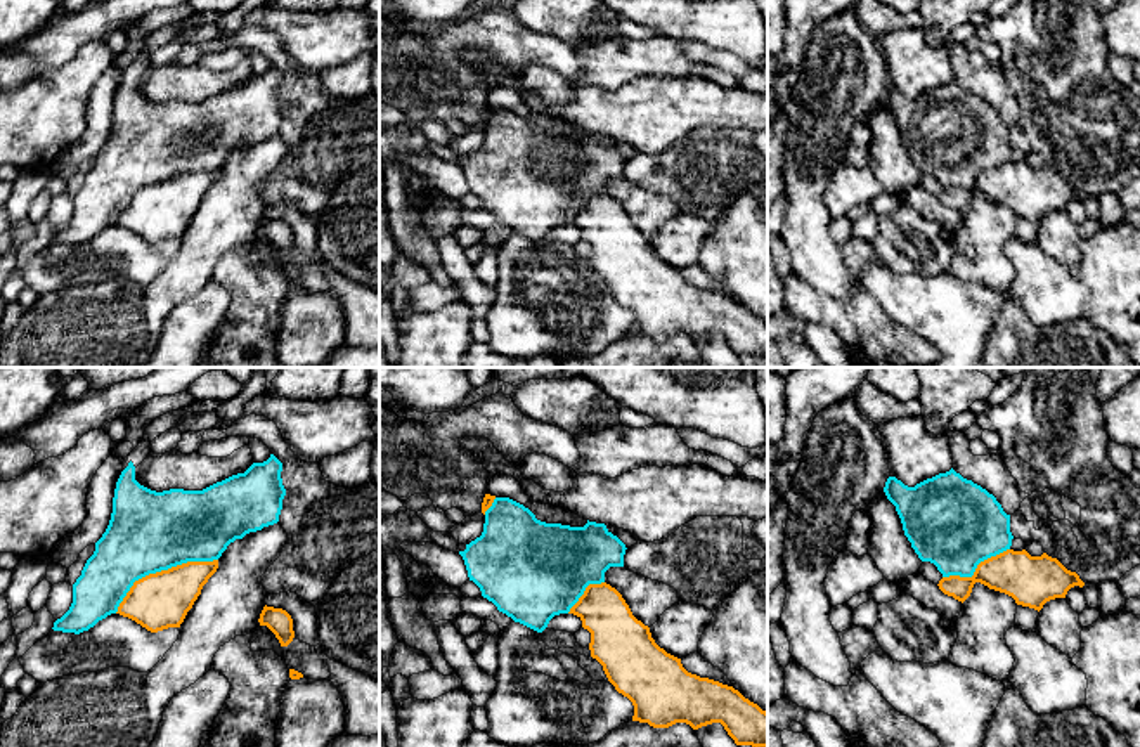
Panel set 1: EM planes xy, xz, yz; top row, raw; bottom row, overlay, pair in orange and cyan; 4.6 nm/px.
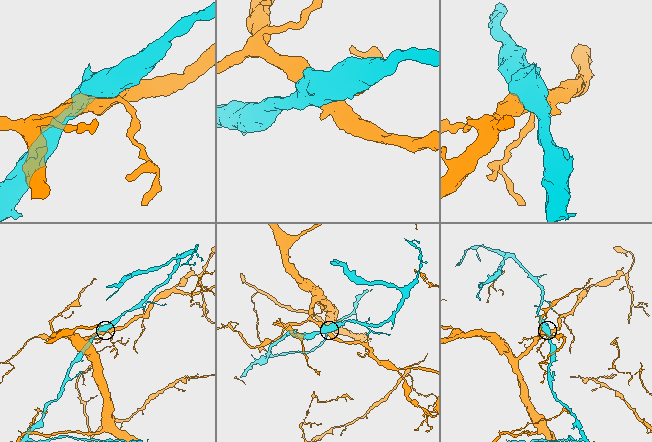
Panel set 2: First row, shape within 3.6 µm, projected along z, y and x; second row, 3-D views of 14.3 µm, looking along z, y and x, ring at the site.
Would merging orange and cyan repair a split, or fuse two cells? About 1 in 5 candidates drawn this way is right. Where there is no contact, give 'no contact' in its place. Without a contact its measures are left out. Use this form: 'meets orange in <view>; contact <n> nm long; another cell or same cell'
meets orange in xy; contact 550 nm long; another cell

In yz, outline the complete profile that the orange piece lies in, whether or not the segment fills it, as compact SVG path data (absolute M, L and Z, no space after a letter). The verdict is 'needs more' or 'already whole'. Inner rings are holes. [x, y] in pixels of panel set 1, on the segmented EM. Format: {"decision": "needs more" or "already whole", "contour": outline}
{"decision": "already whole", "contour": "M1007 549L981 562L972 577L949 575L942 577L937 586L944 594L963 603L975 582L1005 593L1017 605L1038 612L1046 601L1066 598L1071 588L1085 586L1079 575L1067 570L1057 558L1046 553L1031 556L1026 549Z"}

